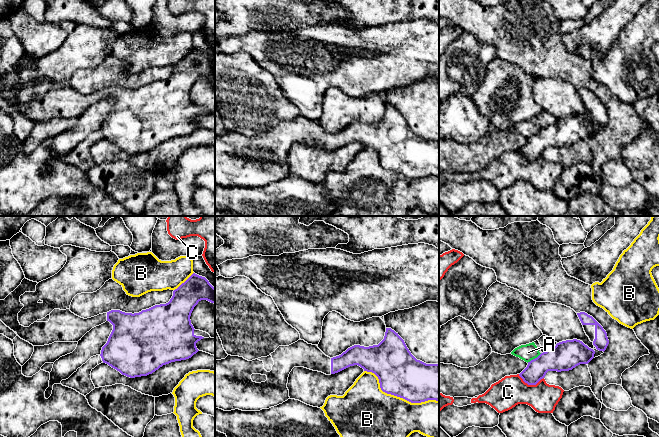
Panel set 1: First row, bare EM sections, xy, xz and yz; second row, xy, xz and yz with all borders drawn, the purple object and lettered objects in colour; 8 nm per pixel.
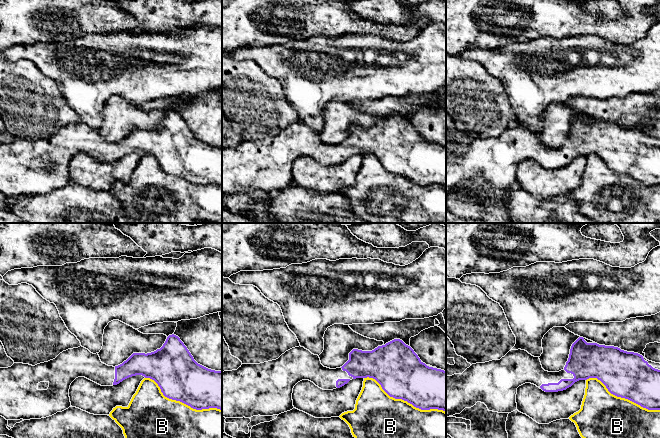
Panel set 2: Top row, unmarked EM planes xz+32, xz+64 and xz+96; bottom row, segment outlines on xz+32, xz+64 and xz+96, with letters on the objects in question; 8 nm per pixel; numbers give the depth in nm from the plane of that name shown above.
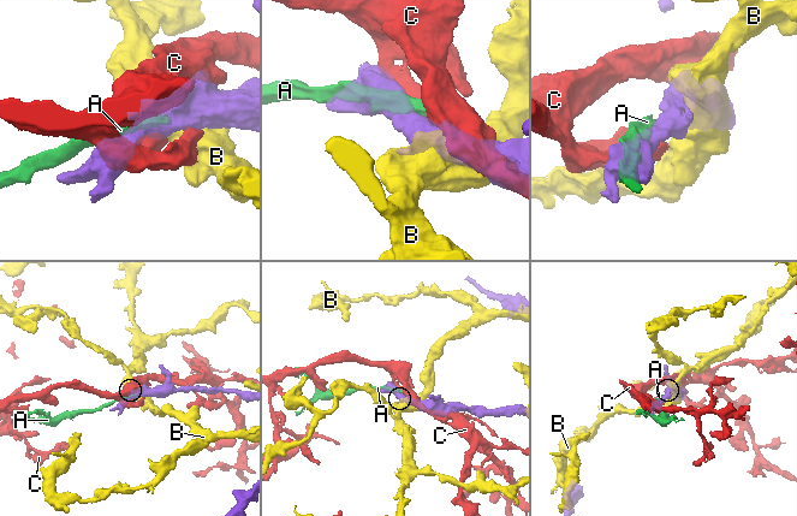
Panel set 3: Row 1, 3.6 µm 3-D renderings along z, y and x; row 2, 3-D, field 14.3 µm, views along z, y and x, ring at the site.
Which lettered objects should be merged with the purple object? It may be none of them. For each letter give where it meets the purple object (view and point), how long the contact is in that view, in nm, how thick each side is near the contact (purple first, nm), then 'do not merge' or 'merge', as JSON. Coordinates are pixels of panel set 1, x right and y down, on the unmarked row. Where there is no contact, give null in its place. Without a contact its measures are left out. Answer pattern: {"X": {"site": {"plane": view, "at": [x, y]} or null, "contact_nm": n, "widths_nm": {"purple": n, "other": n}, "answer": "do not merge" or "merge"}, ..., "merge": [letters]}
{"A": {"site": {"plane": "yz", "at": [535, 134]}, "contact_nm": 140, "widths_nm": {"purple": 240, "other": 140}, "answer": "do not merge"}, "B": {"site": {"plane": "xz", "at": [397, 172]}, "contact_nm": 650, "widths_nm": {"purple": 360, "other": 480}, "answer": "do not merge"}, "C": {"site": {"plane": "yz", "at": [530, 160]}, "contact_nm": 220, "widths_nm": {"purple": 160, "other": 240}, "answer": "do not merge"}, "merge": []}

